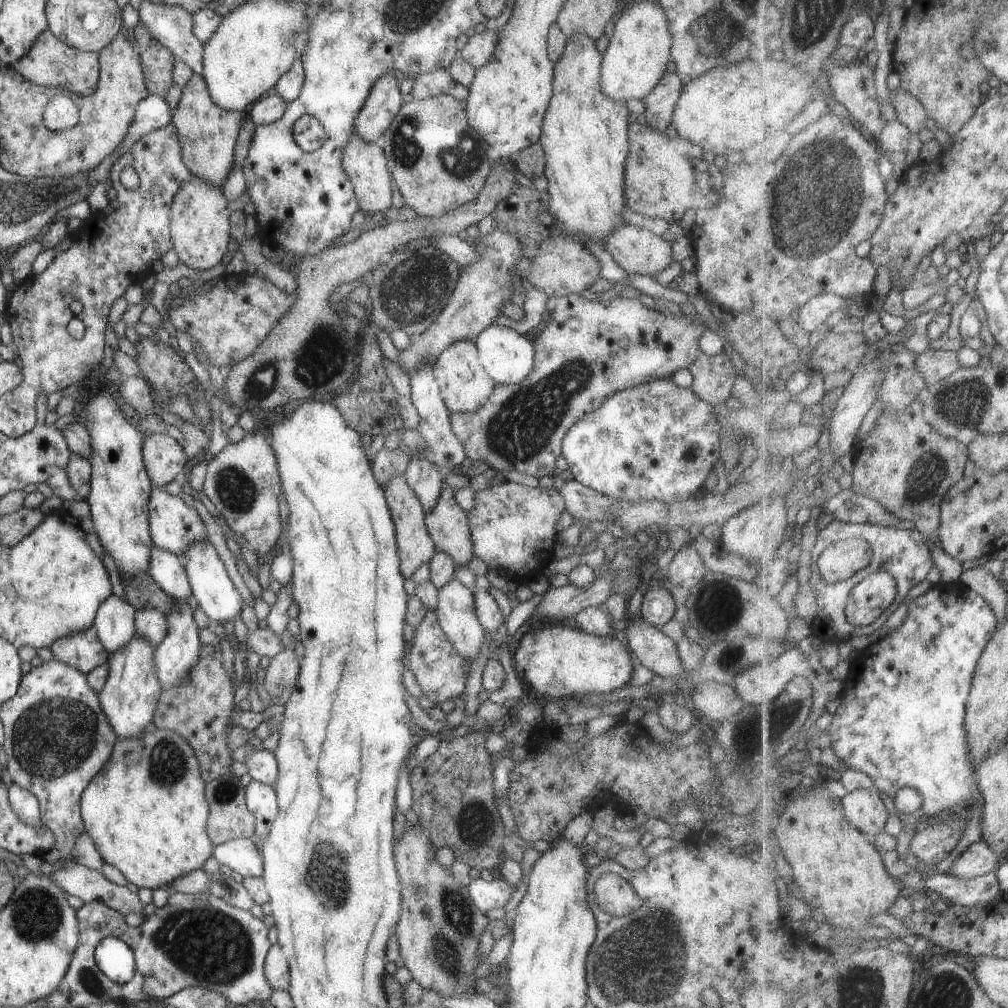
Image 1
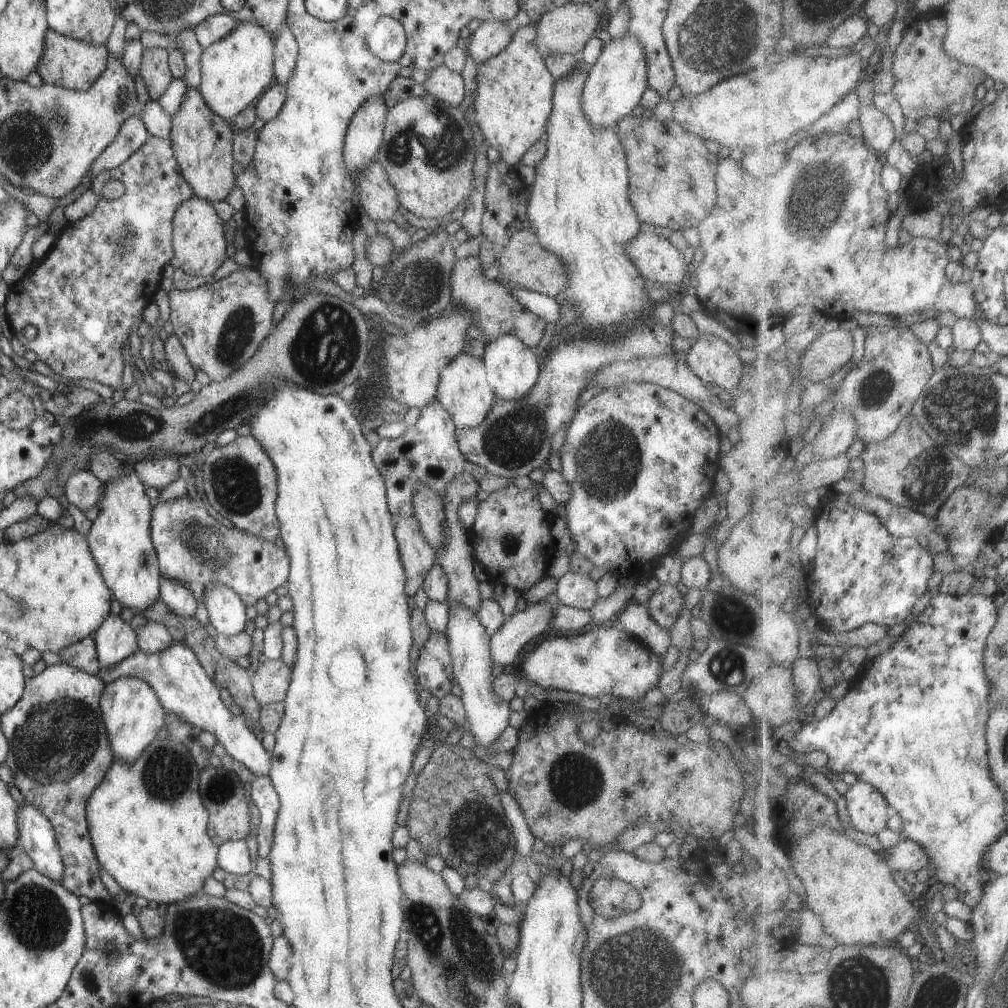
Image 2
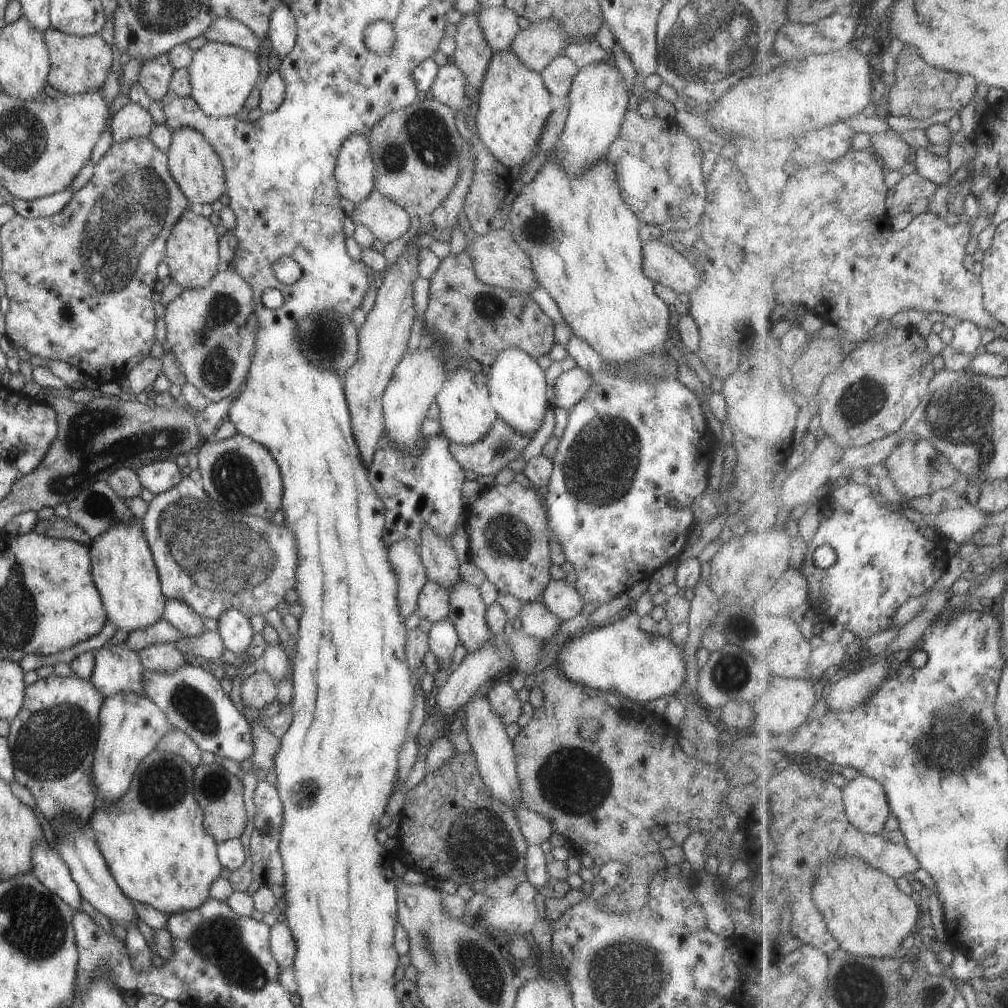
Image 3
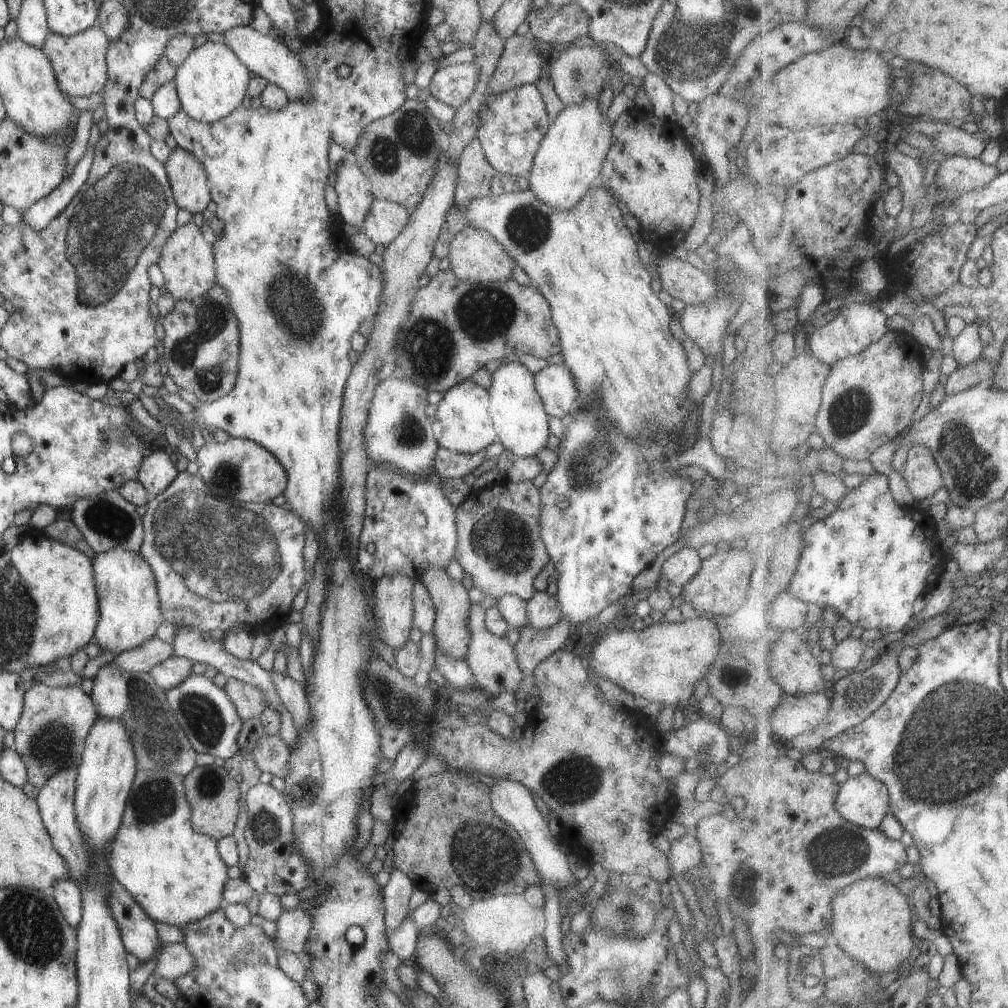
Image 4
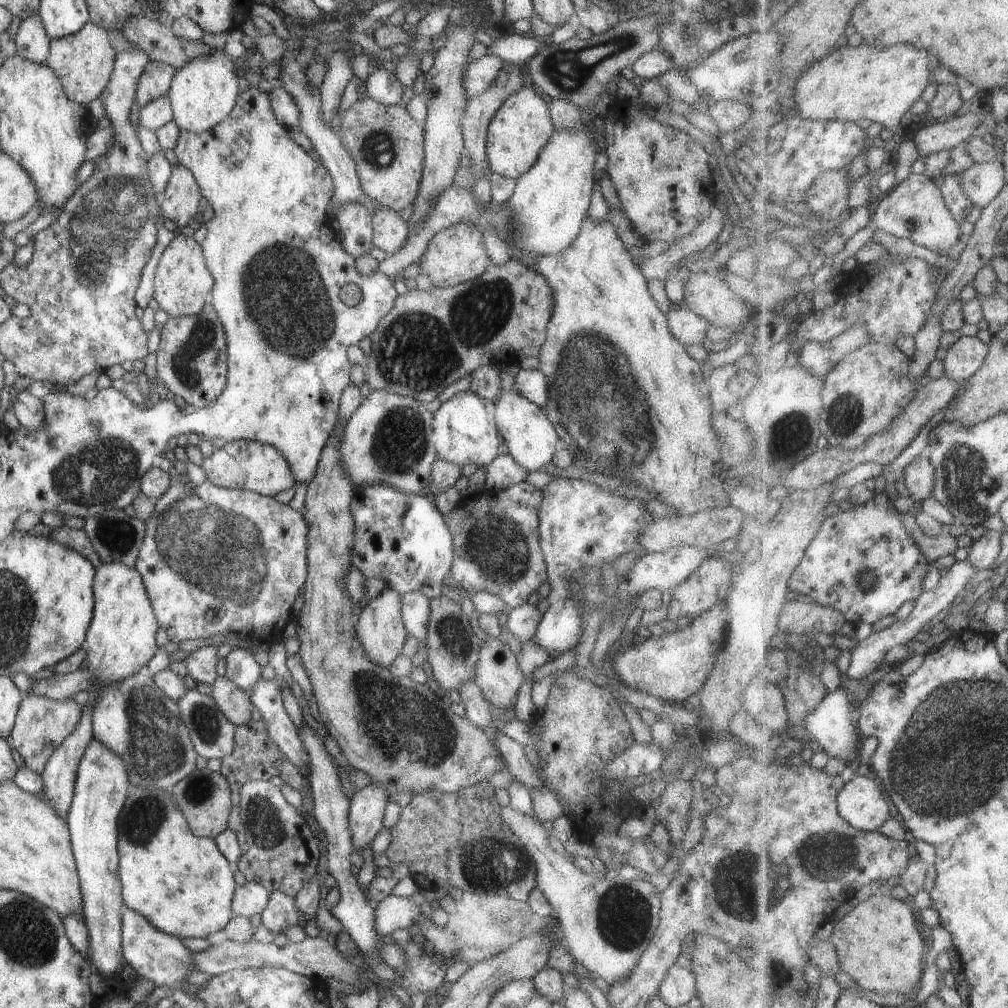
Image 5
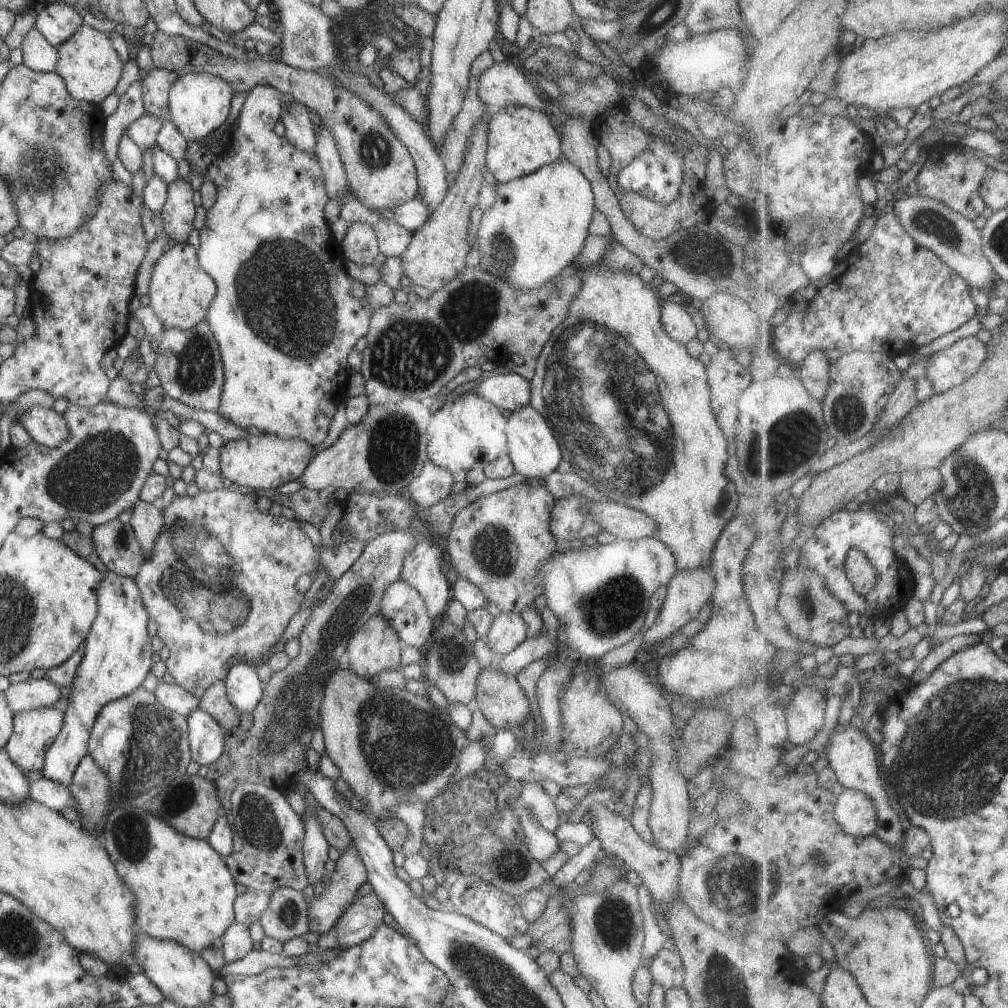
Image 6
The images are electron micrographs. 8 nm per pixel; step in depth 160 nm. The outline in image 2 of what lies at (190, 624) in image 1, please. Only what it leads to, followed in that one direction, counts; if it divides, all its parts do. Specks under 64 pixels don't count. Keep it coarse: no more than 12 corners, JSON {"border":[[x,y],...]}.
{"border":[[182,642],[138,648],[95,675],[144,680],[165,712],[213,734],[253,775],[267,755]]}

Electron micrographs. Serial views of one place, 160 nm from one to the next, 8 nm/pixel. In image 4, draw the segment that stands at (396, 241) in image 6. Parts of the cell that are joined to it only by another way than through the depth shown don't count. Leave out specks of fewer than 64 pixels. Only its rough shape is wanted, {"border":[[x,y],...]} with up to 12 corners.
{"border":[[374,199],[361,224],[374,245],[386,247],[410,211]]}

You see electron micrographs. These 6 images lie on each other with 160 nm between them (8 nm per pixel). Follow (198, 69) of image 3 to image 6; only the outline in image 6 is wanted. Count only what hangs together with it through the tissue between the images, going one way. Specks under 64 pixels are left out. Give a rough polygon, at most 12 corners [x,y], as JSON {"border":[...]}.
{"border":[[209,73],[168,90],[168,118],[189,142],[227,118],[233,90]]}

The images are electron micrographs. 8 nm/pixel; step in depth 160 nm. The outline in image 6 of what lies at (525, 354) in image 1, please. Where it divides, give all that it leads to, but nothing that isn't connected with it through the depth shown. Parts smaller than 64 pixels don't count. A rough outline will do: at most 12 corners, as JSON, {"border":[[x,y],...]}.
{"border":[[529,404],[506,413],[514,472],[542,482],[562,459],[556,435]]}

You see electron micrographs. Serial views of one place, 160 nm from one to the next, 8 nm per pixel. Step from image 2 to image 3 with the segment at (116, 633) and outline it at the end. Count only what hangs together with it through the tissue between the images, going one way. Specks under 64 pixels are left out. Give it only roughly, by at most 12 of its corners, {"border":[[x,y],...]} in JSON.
{"border":[[122,641],[95,650],[89,680],[104,698],[143,695],[138,653]]}

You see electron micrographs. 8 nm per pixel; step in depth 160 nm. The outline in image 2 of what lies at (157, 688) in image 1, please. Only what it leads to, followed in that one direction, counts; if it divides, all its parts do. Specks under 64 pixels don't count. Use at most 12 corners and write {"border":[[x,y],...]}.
{"border":[[140,678],[108,682],[99,704],[114,760],[131,763],[164,726]]}

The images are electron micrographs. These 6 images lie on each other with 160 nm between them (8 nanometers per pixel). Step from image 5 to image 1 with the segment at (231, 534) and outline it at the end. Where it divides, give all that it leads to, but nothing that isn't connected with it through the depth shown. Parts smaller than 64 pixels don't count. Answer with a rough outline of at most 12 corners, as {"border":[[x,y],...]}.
{"border":[[153,485],[152,544],[181,557],[206,530],[195,509]]}

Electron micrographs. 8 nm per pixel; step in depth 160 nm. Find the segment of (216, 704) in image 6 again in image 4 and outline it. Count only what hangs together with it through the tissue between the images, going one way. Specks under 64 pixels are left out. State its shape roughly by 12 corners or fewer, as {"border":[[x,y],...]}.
{"border":[[228,677],[223,690],[242,721],[267,707],[262,690]]}

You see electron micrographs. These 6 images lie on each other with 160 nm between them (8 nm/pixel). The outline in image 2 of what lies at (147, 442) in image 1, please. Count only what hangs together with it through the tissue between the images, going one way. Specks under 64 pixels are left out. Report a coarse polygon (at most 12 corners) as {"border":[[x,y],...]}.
{"border":[[175,456],[132,465],[145,488],[160,491],[179,477]]}

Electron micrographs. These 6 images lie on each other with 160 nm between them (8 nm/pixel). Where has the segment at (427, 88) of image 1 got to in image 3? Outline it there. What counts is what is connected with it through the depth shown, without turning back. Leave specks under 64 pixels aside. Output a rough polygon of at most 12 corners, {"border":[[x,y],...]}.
{"border":[[453,62],[438,67],[432,96],[454,112],[465,106],[465,77]]}

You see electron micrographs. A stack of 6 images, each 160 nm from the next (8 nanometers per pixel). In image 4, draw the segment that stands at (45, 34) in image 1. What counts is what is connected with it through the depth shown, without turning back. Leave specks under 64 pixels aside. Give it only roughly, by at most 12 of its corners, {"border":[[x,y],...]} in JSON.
{"border":[[98,25],[41,49],[65,97],[100,92],[108,38]]}

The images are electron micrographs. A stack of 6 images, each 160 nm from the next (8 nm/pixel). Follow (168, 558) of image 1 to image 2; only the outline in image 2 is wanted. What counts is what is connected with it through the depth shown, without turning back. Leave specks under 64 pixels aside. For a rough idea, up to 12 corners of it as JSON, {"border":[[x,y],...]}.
{"border":[[160,577],[158,596],[171,612],[193,617],[199,601],[185,583]]}

